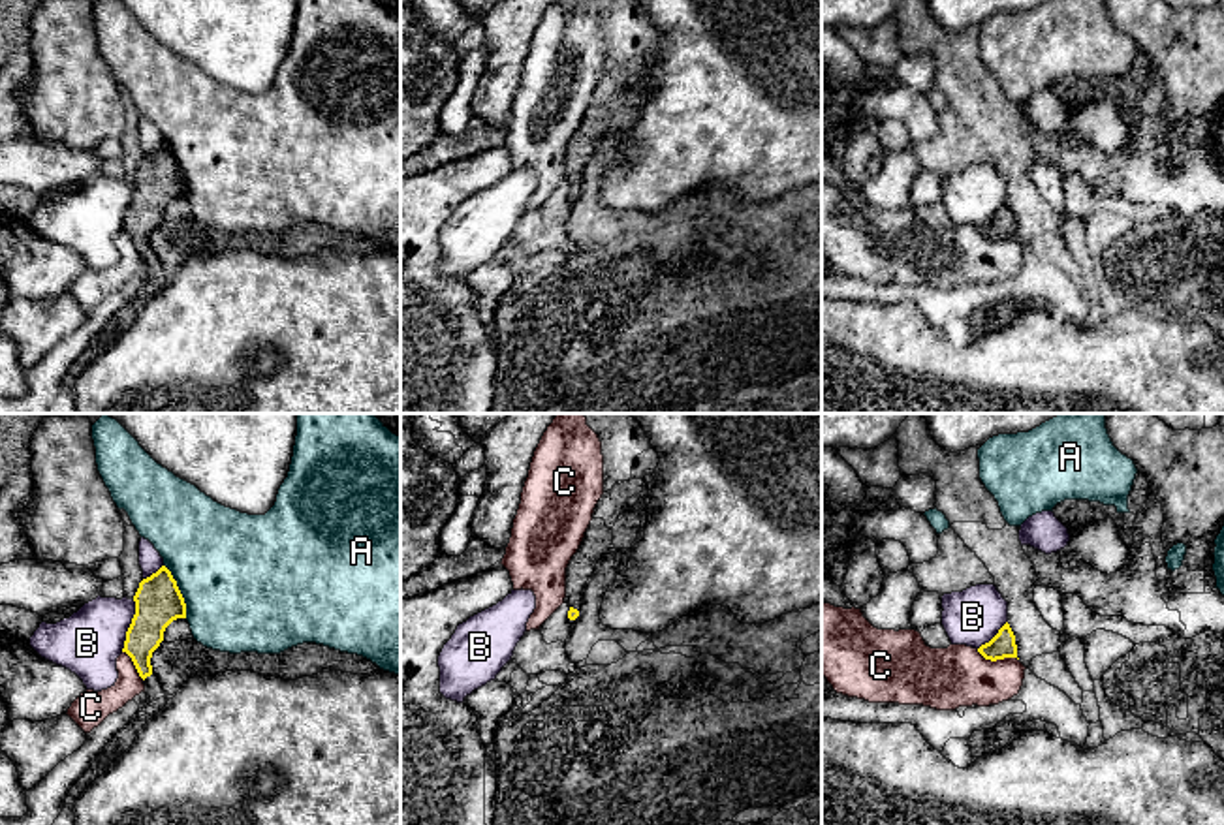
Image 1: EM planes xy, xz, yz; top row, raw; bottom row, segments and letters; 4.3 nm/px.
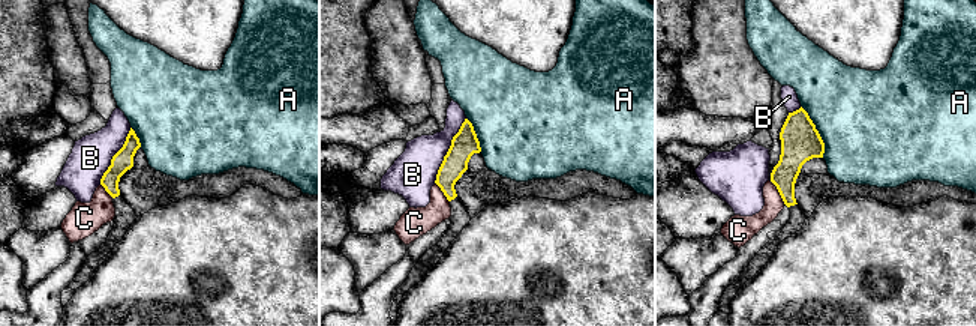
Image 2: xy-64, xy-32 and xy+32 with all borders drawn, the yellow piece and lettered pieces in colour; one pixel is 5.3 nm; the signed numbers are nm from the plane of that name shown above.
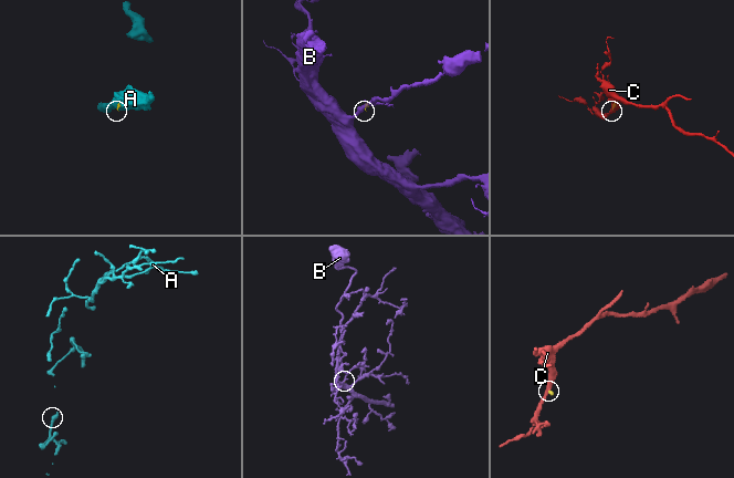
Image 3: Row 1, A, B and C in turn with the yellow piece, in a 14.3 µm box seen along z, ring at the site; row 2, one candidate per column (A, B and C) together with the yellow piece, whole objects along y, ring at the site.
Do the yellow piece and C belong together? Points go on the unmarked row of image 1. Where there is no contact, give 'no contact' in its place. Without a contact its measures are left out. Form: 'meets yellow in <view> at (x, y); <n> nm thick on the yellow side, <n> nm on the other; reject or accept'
meets yellow in yz at (997, 237); 110 nm thick on the yellow side, 260 nm on the other; reject

